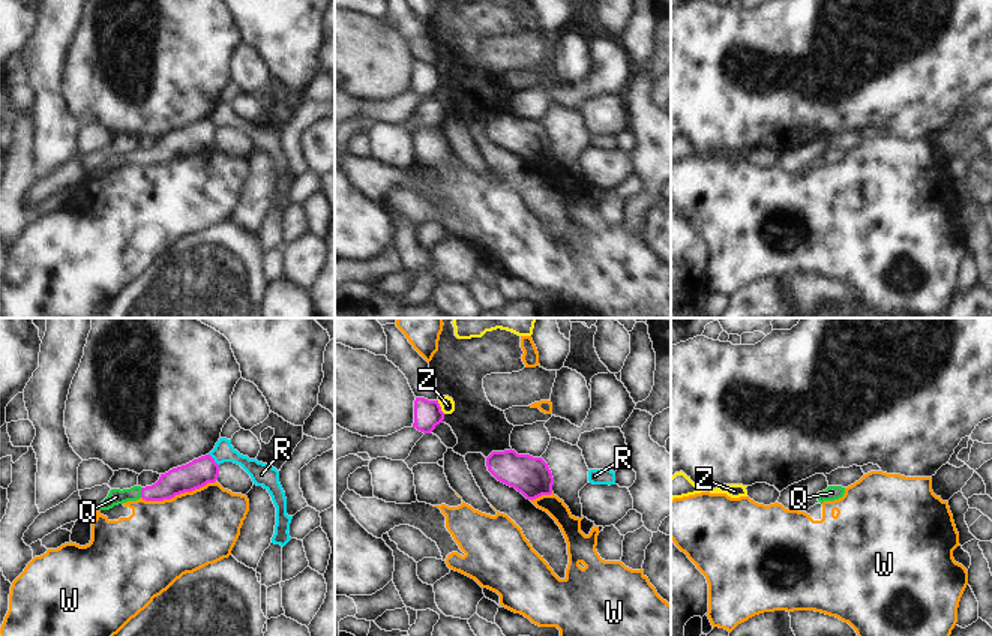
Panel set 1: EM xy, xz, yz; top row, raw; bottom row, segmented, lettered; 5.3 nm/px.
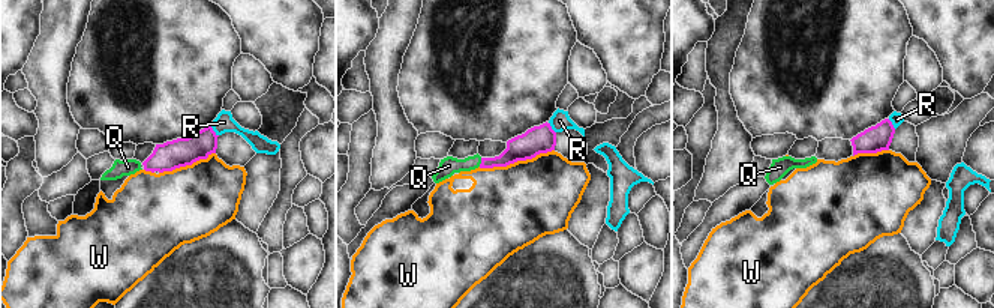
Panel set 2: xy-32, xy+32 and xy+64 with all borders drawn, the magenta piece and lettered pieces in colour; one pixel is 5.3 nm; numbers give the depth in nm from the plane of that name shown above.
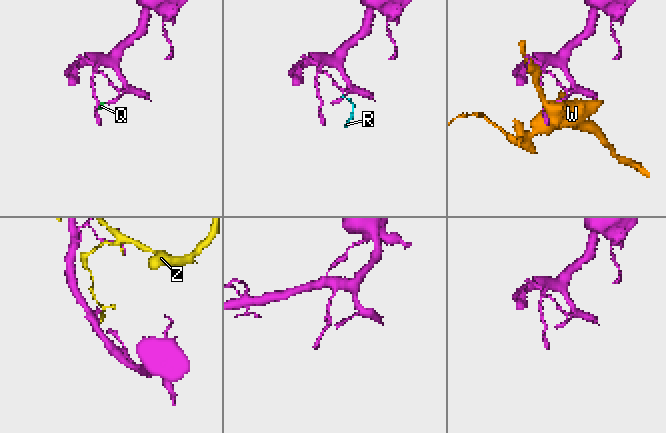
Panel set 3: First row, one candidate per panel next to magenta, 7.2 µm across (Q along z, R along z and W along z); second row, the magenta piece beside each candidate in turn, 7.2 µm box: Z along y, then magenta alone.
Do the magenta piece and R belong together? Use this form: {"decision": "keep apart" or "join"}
{"decision": "keep apart"}

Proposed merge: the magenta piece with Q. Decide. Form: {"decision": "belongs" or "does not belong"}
{"decision": "belongs"}

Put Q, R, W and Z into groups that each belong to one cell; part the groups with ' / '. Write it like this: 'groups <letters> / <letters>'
groups Q / R / W / Z

